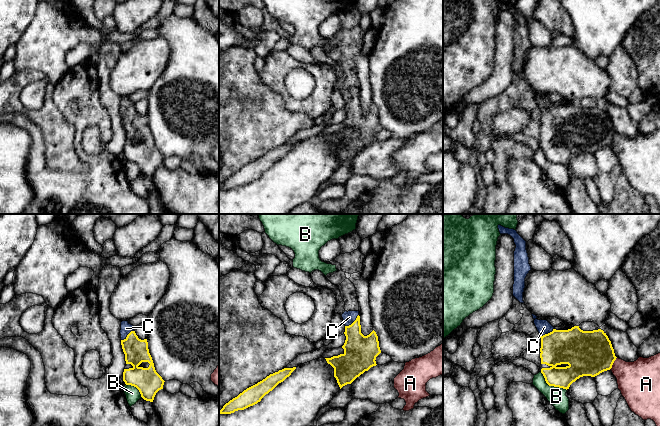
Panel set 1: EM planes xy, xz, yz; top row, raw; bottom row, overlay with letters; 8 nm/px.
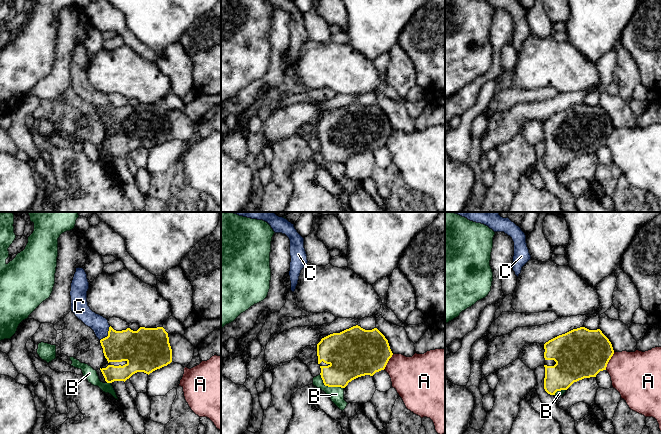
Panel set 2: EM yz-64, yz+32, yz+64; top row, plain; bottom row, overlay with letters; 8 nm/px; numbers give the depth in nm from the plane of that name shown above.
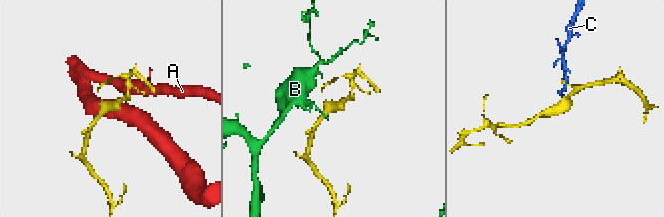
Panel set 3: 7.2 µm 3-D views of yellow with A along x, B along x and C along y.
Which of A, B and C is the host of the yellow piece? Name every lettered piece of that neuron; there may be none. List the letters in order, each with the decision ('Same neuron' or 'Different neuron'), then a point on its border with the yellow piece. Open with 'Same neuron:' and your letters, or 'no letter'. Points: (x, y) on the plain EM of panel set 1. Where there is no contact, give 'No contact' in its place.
Same neuron: C
A: Different neuron. Touches yellow at yz (613, 138)
B: Different neuron. Touches yellow at yz (551, 161)
C: Same neuron. Touches yellow at xz (353, 98)

